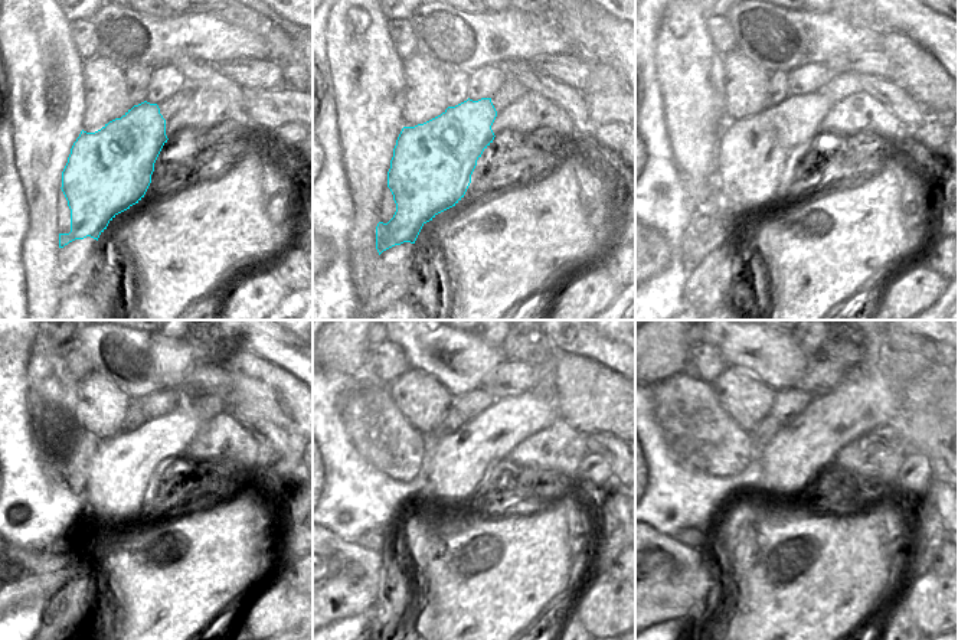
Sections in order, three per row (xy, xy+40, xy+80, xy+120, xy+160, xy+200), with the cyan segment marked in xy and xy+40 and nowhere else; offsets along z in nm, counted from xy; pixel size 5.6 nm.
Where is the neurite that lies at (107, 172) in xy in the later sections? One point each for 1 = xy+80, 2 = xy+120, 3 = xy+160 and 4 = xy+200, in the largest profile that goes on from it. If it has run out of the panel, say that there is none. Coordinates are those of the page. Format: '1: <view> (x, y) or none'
1: xy+80 (755, 157)
2: xy+120 (126, 470)
3: xy+160 (458, 466)
4: xy+200 (863, 400)

